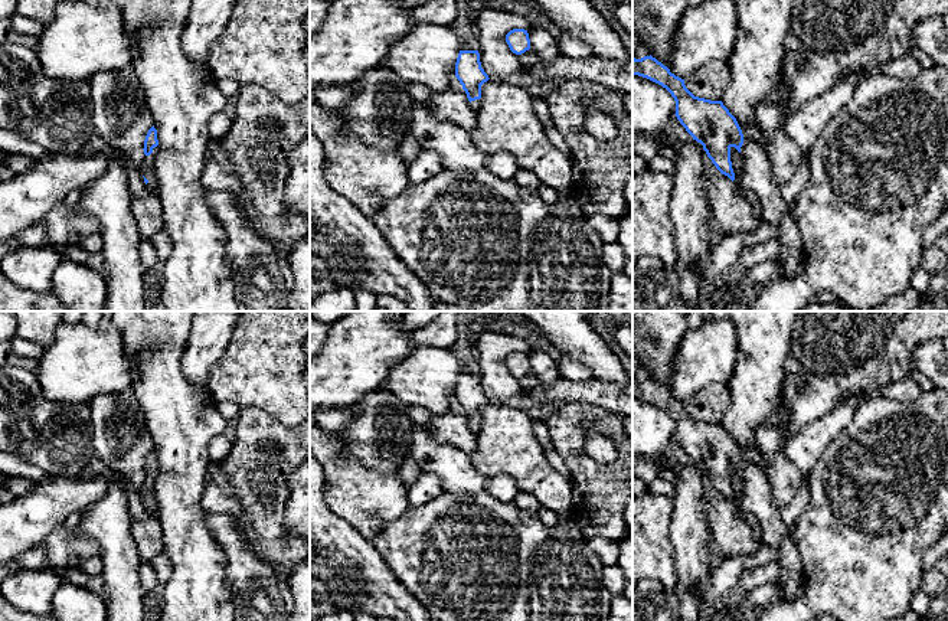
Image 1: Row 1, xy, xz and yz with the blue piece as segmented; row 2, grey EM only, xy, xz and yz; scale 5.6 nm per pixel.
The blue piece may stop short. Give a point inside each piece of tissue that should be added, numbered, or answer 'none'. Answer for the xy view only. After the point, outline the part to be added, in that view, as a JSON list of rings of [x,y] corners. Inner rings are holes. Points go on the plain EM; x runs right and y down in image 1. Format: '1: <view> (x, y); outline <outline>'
1: xy (147, 492); outline [[[158,468],[153,471],[150,478],[144,477],[144,483],[141,486],[140,494],[148,503],[147,509],[151,513],[157,511],[157,497],[156,497],[156,478],[157,478]]]

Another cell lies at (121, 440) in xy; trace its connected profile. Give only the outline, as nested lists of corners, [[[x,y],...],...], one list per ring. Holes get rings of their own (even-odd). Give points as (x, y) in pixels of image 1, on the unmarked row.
[[[133,389],[101,393],[89,402],[89,408],[95,457],[112,473],[122,475],[143,473],[154,442]]]

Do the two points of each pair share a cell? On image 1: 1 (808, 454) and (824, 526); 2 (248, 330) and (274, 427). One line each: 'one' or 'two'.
1: two
2: two

